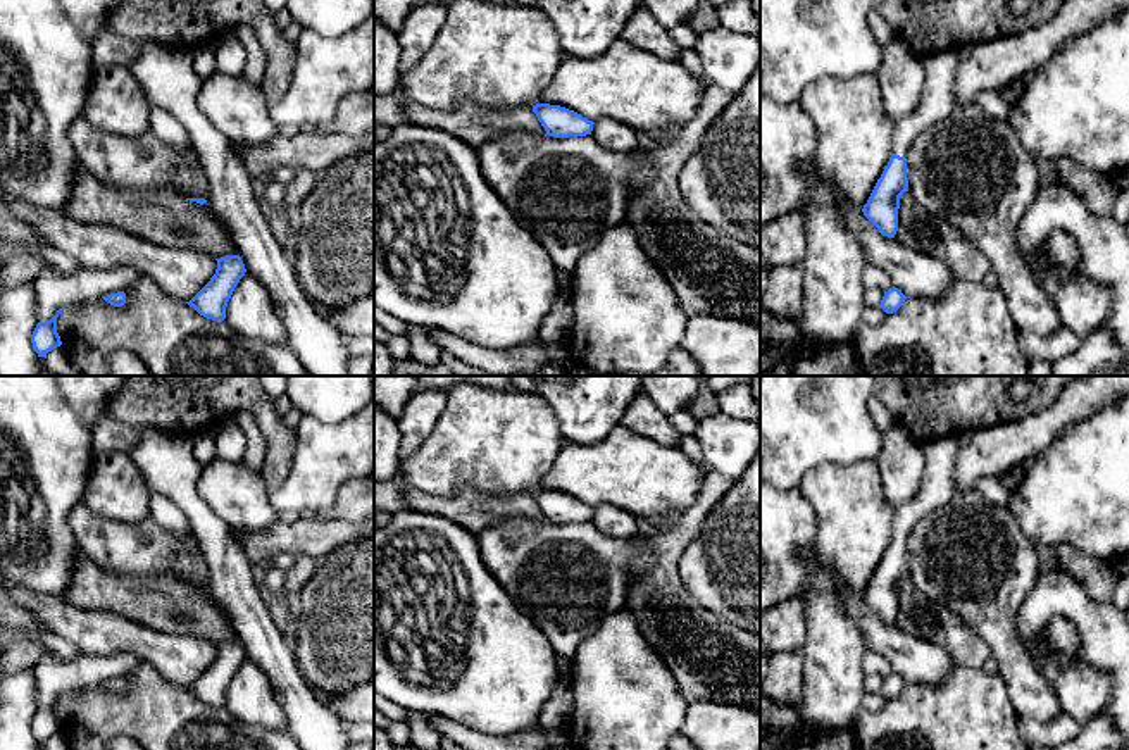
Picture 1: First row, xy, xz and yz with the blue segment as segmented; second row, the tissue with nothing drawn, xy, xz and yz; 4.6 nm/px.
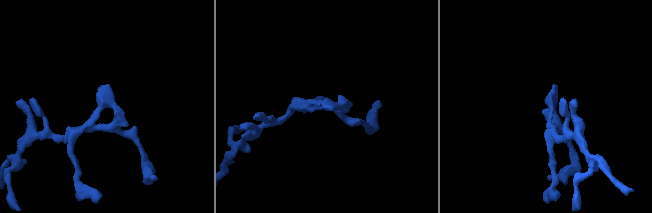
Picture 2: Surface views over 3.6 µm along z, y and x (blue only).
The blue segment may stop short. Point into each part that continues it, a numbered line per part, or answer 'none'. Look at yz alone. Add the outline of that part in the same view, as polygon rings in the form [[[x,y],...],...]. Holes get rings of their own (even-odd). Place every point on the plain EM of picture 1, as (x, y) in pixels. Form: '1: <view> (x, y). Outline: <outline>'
1: yz (938, 488). Outline: [[[943,436],[922,441],[926,471],[917,497],[895,509],[893,540],[907,543],[910,531],[920,517],[953,500],[960,491],[953,483],[958,436]]]

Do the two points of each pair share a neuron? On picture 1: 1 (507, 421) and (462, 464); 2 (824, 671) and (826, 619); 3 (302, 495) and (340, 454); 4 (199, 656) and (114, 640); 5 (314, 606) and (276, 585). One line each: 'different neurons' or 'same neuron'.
1: same neuron
2: same neuron
3: same neuron
4: same neuron
5: different neurons

